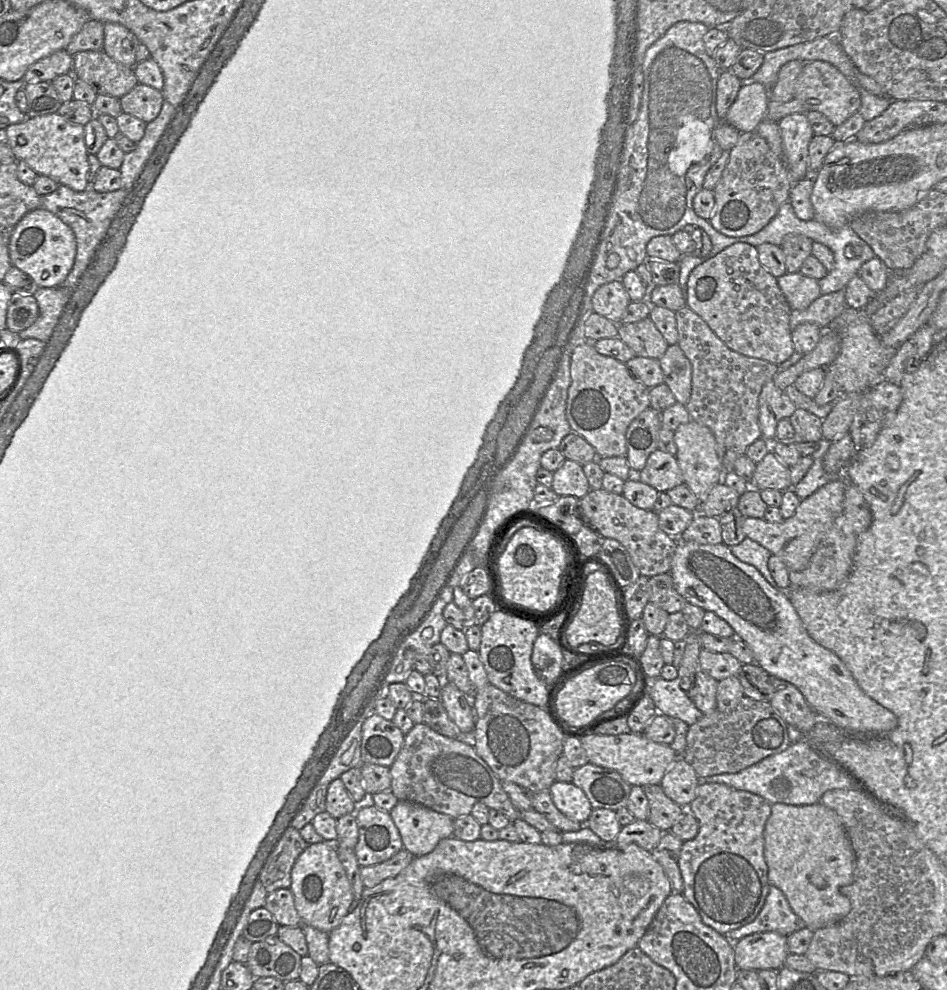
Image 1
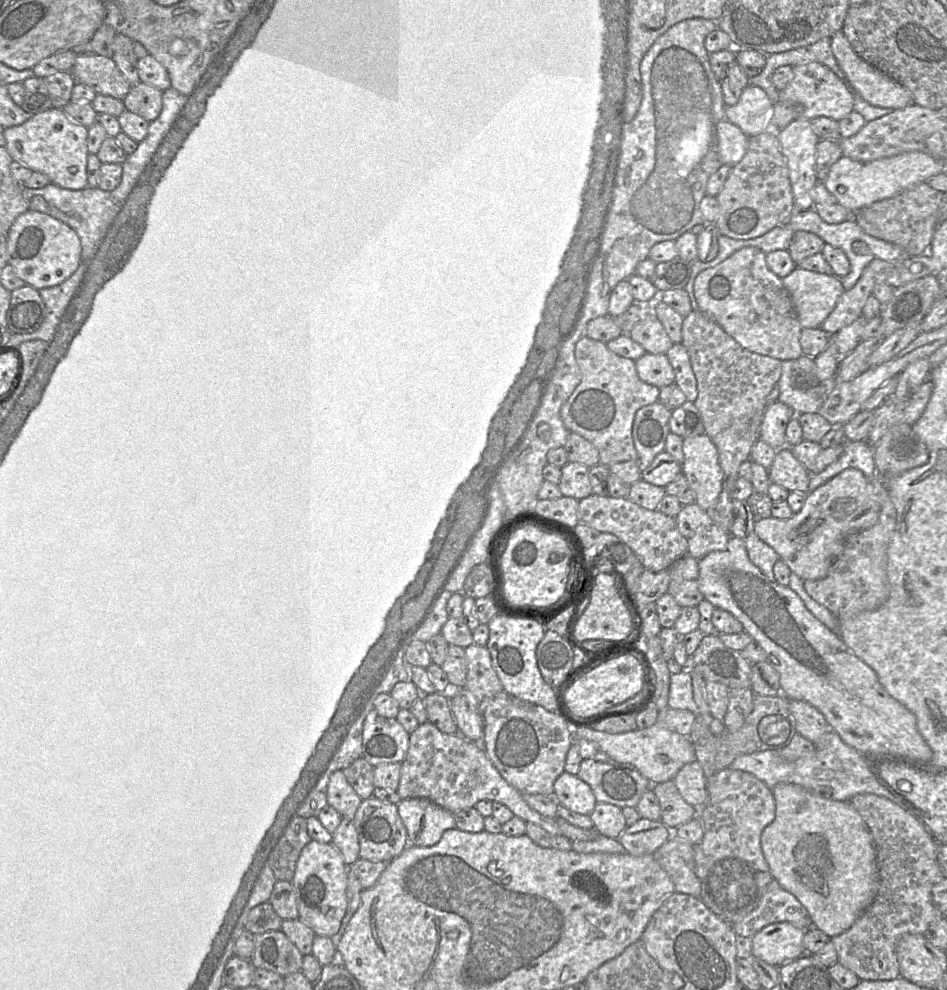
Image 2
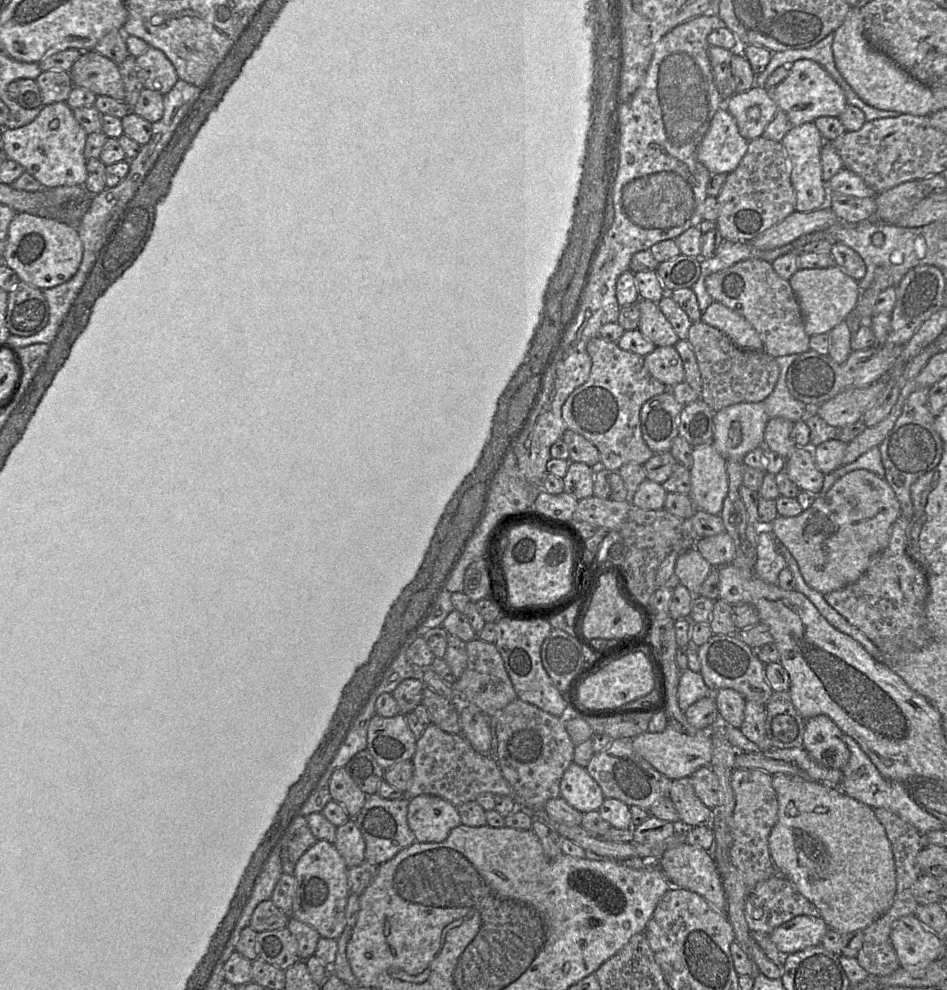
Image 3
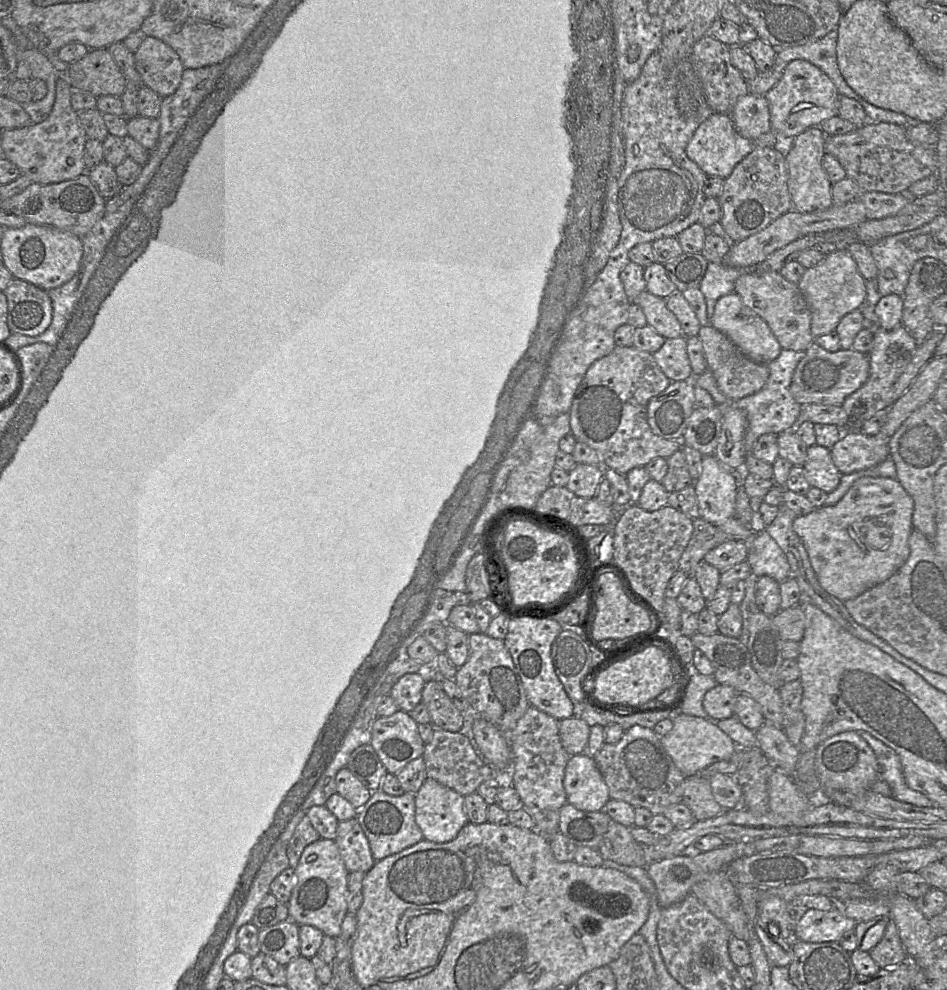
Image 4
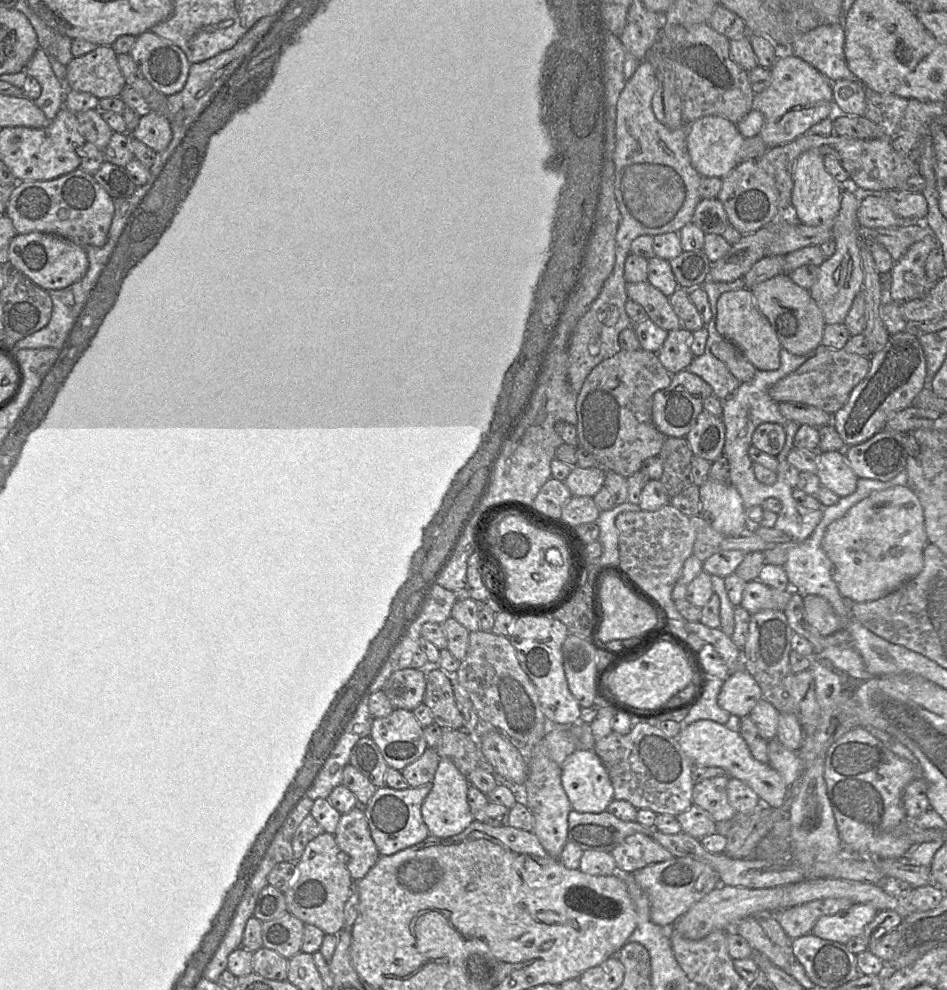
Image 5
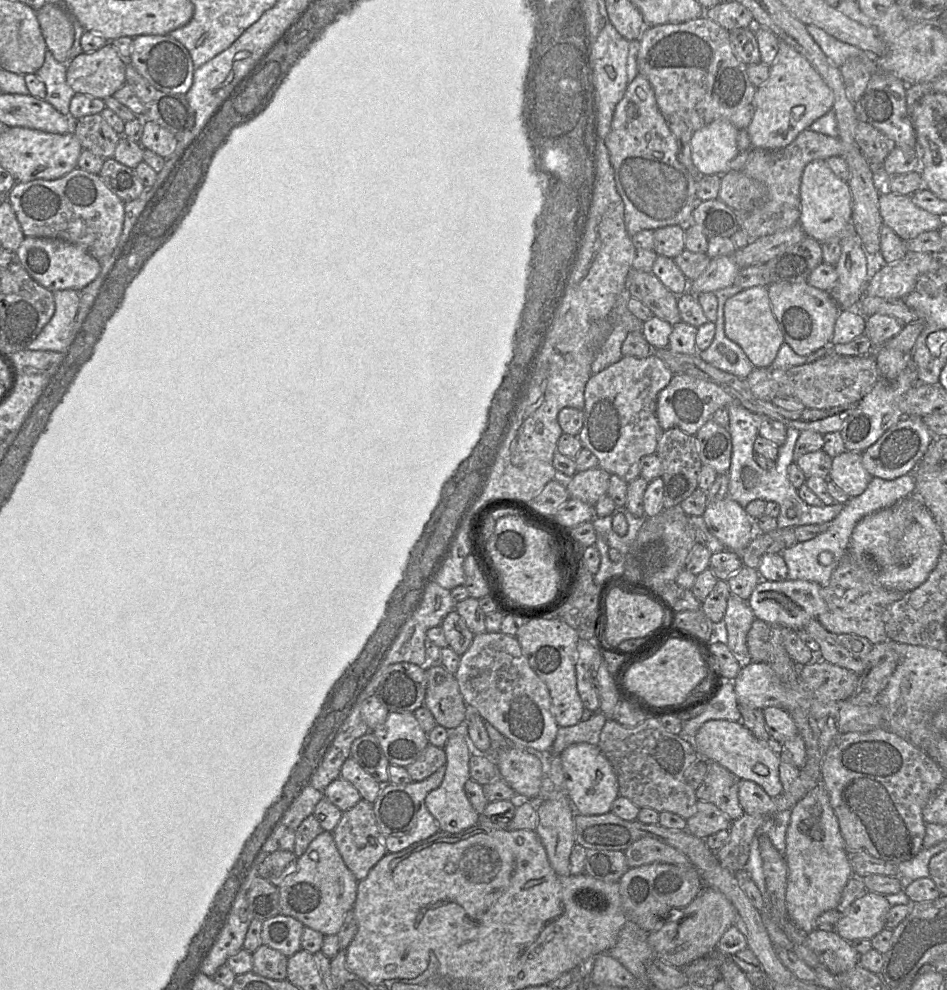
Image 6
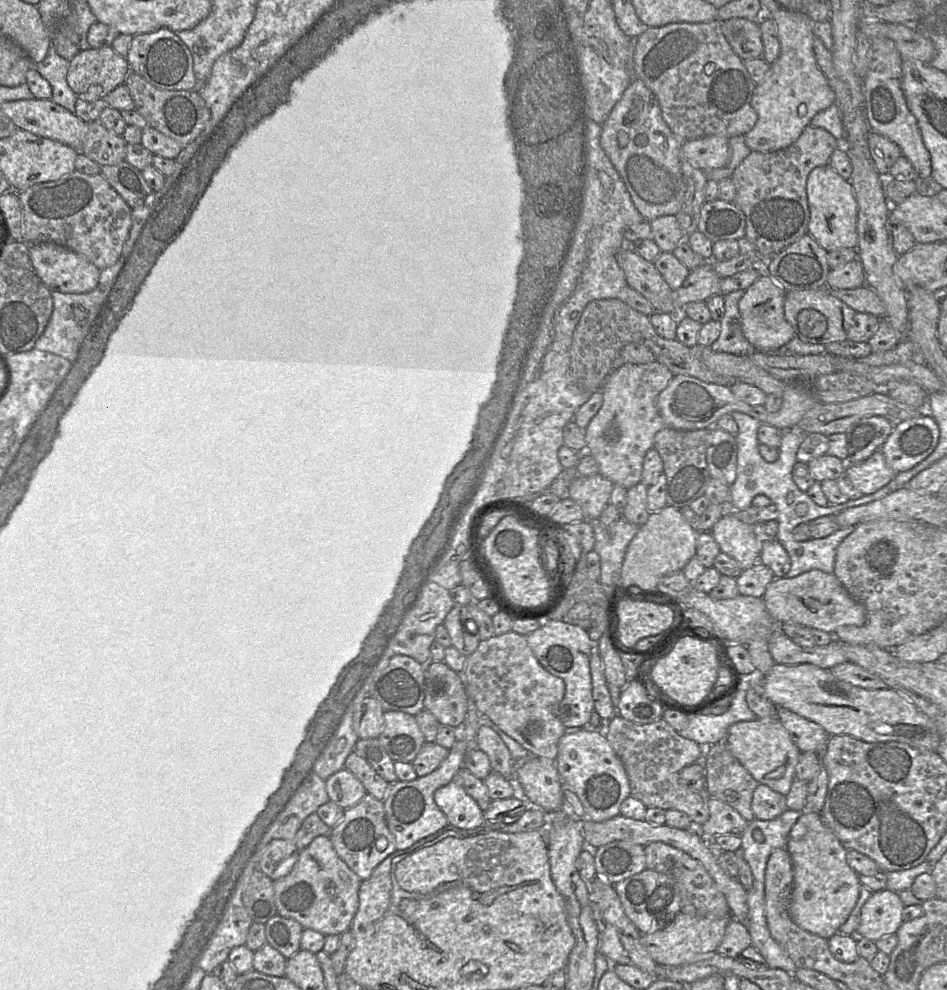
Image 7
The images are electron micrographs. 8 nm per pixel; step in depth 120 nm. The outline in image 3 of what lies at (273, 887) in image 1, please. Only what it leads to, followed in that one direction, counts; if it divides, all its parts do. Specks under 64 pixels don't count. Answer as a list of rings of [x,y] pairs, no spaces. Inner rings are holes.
[[[298,816],[281,846],[282,872],[294,876],[294,870],[299,858],[317,841],[313,835],[307,818]]]

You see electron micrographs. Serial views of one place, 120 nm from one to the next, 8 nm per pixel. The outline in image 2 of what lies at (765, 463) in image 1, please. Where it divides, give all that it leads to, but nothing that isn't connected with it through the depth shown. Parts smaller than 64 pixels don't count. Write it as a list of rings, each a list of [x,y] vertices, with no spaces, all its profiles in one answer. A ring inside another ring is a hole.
[[[790,447],[776,451],[768,475],[771,483],[778,484],[790,492],[808,493],[810,472],[795,458]]]

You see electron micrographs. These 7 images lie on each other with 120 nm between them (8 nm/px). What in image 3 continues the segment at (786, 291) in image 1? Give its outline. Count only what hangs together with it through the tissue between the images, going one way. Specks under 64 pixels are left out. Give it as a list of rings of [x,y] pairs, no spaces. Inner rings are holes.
[[[835,264],[828,268],[798,269],[788,281],[799,302],[805,332],[809,337],[829,333],[855,309],[859,295],[858,281]]]

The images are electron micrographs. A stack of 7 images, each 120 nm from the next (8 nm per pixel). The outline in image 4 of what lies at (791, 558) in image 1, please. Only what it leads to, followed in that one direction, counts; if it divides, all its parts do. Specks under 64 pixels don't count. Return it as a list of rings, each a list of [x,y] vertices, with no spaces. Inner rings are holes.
[[[861,477],[833,506],[816,508],[793,521],[821,587],[846,601],[890,578],[908,559],[914,502],[896,479]]]

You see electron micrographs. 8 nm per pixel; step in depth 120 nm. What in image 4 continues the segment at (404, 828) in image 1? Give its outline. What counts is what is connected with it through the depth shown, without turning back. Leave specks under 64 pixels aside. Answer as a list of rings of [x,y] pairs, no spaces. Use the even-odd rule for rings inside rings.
[[[427,778],[415,793],[415,820],[423,839],[443,843],[453,840],[469,820],[464,809],[464,796],[437,781]]]

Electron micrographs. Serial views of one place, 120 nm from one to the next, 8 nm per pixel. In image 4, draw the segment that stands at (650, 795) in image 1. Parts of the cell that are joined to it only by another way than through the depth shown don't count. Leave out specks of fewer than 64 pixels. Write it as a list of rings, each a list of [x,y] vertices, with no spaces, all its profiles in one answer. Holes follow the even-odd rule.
[[[692,775],[692,776],[688,776],[688,777],[685,778],[684,783],[683,783],[683,795],[682,795],[681,803],[684,804],[685,806],[687,806],[691,810],[694,818],[697,821],[707,820],[709,818],[713,818],[713,817],[721,814],[724,810],[730,810],[730,809],[722,808],[715,801],[715,799],[713,797],[713,794],[712,794],[710,781],[708,779],[708,777],[702,776],[702,775]]]

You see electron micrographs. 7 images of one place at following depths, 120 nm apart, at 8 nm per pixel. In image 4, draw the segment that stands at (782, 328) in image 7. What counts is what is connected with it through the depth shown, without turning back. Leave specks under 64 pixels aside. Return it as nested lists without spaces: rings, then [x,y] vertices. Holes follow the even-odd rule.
[[[735,292],[718,299],[709,324],[725,334],[746,357],[757,363],[768,364],[781,353],[782,347],[768,324],[745,306],[739,294]]]

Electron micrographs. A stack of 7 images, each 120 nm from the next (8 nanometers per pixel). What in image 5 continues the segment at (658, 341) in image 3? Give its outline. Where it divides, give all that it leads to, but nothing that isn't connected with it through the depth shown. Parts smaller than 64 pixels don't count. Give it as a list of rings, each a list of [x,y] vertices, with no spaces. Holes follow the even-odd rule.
[[[648,281],[627,283],[626,288],[628,299],[640,304],[647,312],[648,318],[658,327],[668,332],[683,328],[669,297]]]

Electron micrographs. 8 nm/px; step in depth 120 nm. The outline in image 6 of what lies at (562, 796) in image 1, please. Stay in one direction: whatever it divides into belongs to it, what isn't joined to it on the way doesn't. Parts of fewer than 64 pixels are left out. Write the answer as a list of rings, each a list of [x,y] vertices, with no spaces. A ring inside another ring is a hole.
[[[586,742],[572,744],[562,752],[561,761],[565,776],[565,794],[576,813],[599,815],[610,812],[613,801],[619,796],[619,785],[612,765],[598,745]]]

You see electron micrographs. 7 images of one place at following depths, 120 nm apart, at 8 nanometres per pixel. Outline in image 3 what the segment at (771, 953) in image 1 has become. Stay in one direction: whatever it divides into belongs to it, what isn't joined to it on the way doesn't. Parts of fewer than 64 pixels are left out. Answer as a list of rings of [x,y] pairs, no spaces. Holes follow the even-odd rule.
[[[800,915],[774,929],[769,936],[780,952],[789,955],[820,945],[828,930],[821,917]]]

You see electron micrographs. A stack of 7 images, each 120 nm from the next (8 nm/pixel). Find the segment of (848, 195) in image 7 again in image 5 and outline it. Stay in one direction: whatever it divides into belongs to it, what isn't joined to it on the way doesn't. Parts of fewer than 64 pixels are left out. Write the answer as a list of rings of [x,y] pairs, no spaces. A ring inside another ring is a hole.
[[[817,150],[802,153],[794,166],[792,191],[792,216],[796,221],[809,226],[832,228],[840,209],[841,195],[846,185],[840,185],[827,171],[824,156]]]

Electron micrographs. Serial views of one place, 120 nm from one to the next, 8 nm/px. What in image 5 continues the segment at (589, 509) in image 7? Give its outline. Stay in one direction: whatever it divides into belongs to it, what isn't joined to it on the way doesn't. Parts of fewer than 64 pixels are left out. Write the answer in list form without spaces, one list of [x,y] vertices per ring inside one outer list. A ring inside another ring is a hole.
[[[600,466],[572,467],[564,481],[573,496],[594,497],[605,485],[606,470]]]

